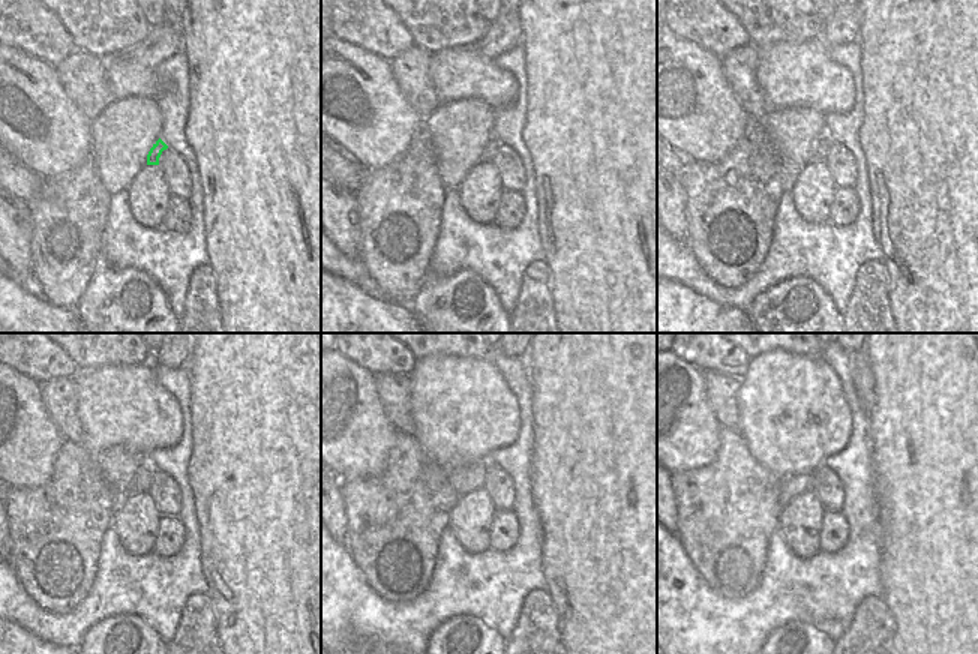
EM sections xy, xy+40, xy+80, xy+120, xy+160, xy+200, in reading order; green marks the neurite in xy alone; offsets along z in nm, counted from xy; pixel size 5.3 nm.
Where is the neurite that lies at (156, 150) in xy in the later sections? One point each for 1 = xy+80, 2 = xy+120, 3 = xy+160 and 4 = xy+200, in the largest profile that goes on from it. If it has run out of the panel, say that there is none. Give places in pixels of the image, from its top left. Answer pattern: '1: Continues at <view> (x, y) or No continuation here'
1: Continues at xy+80 (822, 143)
2: Continues at xy+120 (141, 482)
3: Continues at xy+160 (467, 479)
4: Continues at xy+200 (791, 486)

